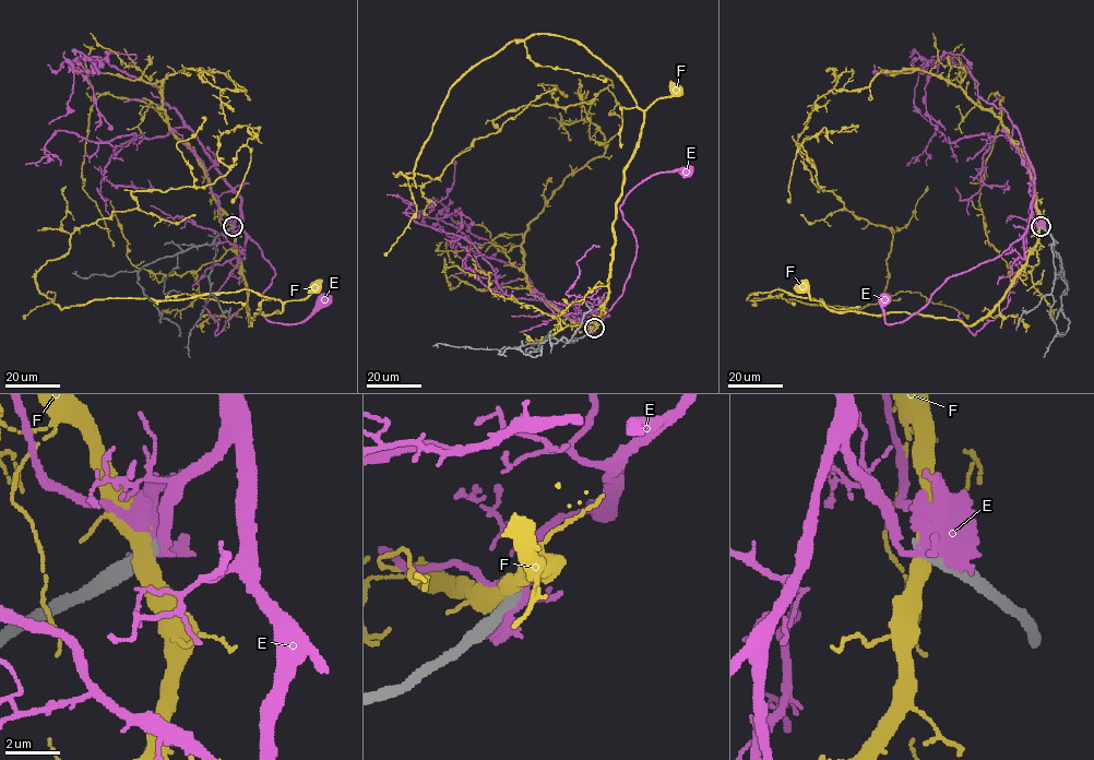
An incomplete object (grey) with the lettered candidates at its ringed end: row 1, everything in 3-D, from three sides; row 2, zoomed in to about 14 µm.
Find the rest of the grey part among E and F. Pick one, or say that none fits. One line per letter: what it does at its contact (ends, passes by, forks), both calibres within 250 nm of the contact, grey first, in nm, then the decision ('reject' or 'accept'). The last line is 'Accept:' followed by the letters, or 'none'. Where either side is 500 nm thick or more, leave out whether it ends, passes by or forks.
E: calibres 600 and 480 nm; accept
F: calibres 550 and 600 nm; reject
Accept: E

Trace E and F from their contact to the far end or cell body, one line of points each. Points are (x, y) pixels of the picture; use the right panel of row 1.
E: (1041, 226), (1031, 216), (1027, 230), (1006, 250), (949, 277), (904, 321), (886, 322), (883, 299)
F: (1041, 226), (1038, 242), (1014, 283), (971, 325), (907, 312), (830, 310), (801, 288)

